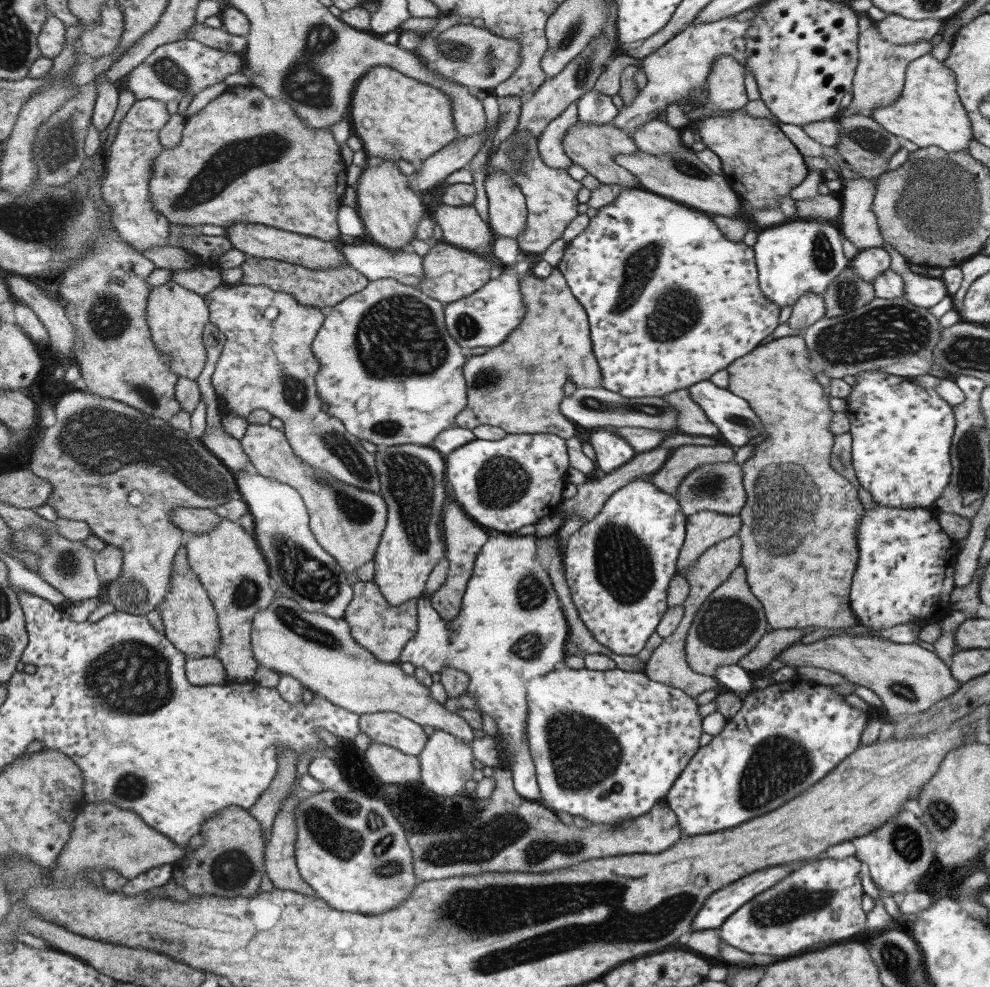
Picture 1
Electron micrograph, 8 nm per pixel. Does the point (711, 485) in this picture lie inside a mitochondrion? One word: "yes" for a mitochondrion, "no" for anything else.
yes

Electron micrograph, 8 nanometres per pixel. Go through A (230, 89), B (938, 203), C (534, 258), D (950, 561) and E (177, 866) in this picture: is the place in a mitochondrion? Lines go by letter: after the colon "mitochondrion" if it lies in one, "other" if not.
A: other
B: mitochondrion
C: other
D: other
E: other

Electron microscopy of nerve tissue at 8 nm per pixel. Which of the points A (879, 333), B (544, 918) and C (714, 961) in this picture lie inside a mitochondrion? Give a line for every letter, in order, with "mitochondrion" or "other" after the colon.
A: mitochondrion
B: mitochondrion
C: other

